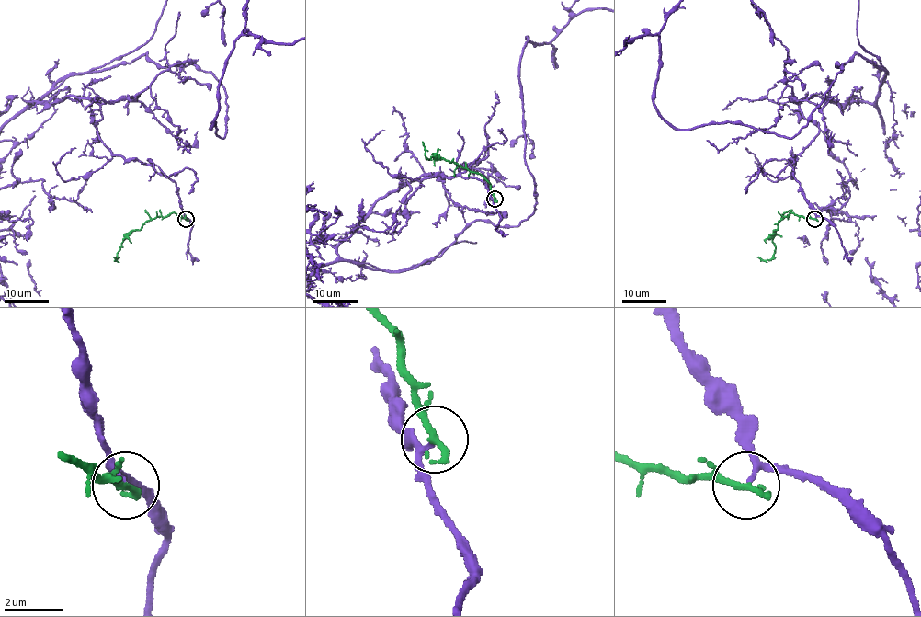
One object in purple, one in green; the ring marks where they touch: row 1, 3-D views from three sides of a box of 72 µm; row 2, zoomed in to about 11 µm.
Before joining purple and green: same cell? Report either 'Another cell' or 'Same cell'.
Another cell

